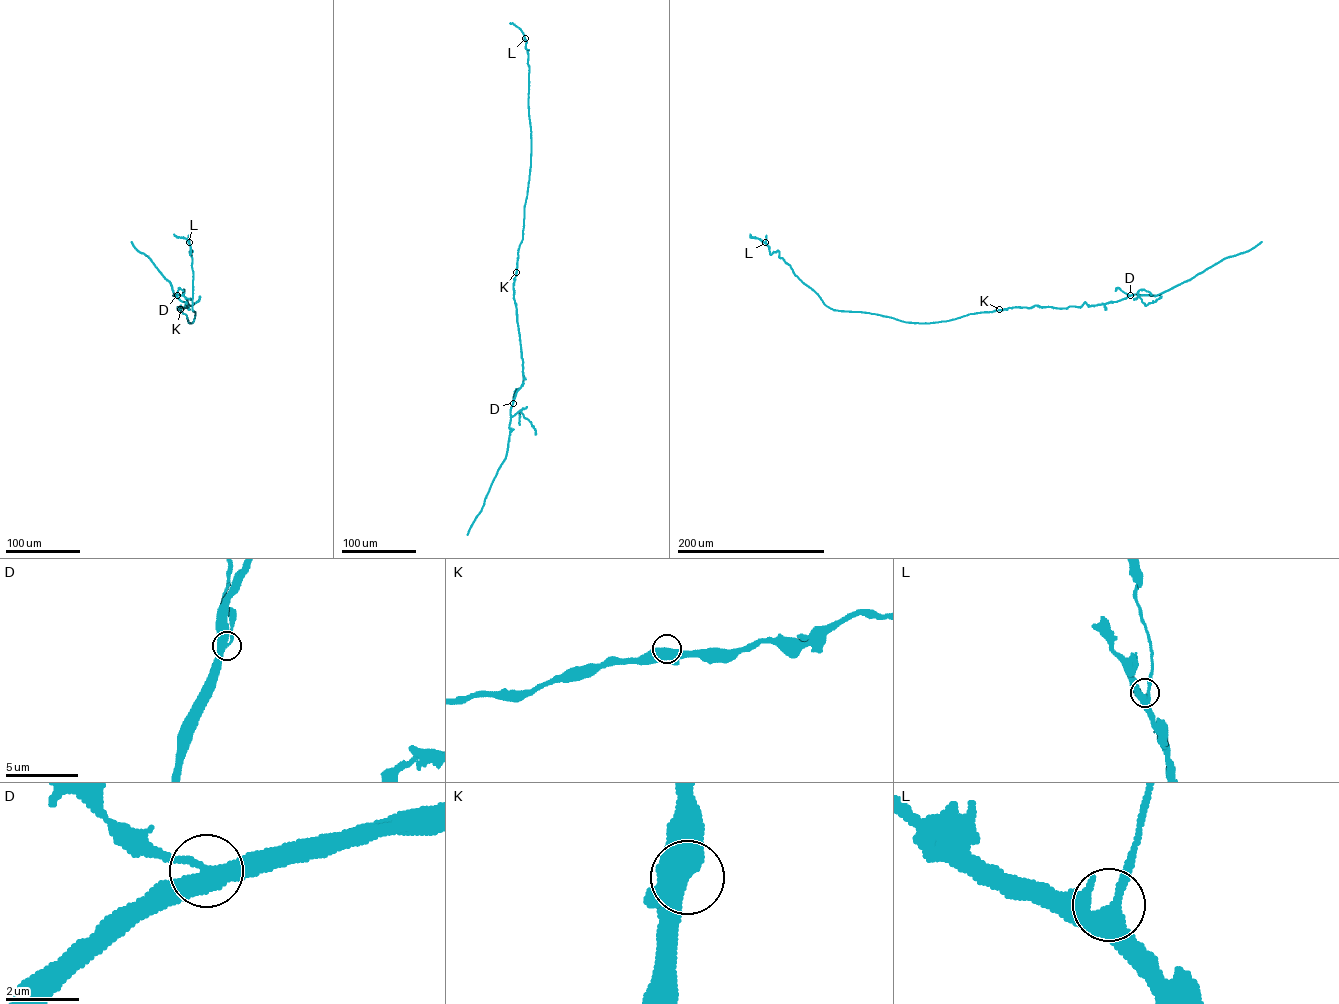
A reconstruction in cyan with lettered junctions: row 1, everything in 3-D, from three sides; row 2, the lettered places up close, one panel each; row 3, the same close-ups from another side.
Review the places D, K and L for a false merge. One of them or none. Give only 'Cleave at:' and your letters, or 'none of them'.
Cleave at: none of them

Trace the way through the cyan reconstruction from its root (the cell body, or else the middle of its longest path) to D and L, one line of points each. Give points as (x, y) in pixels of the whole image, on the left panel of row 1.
D: (180, 310), (177, 307), (183, 308), (187, 303), (177, 295)
L: (180, 310), (188, 322), (193, 322), (192, 258), (189, 242)

